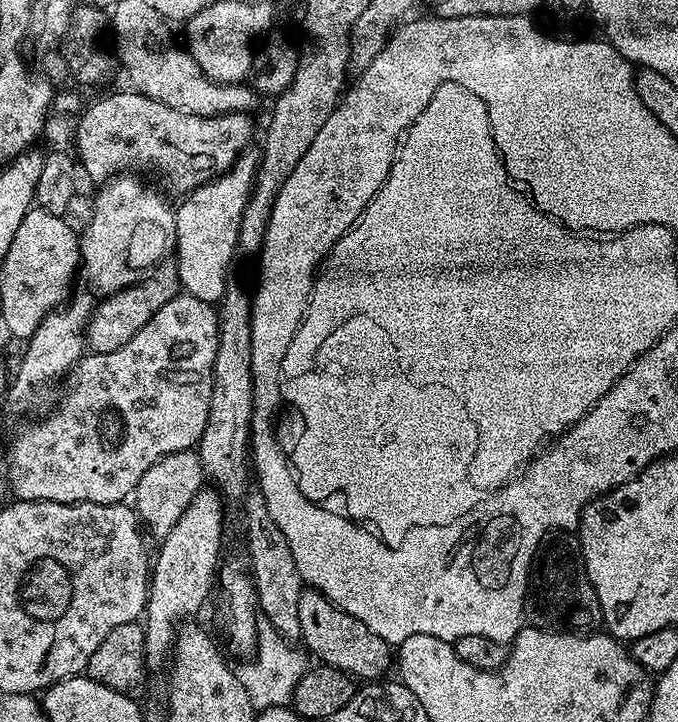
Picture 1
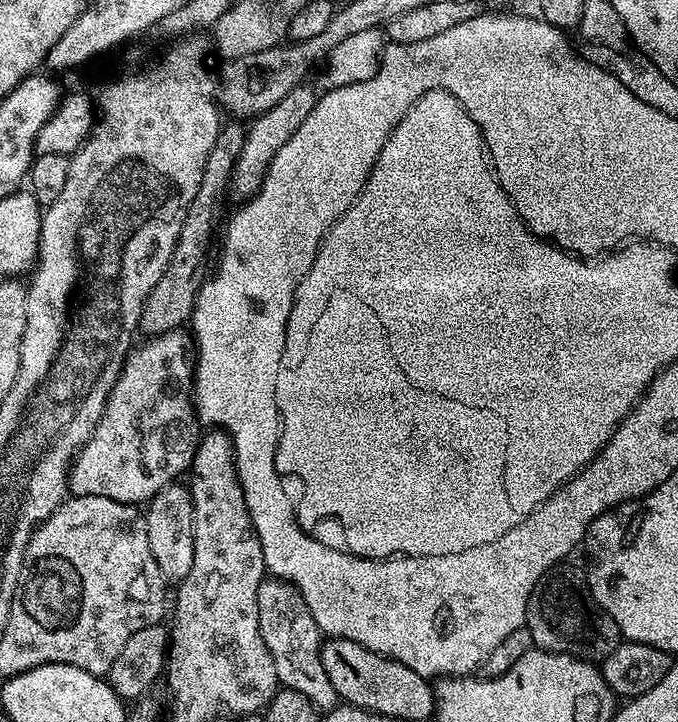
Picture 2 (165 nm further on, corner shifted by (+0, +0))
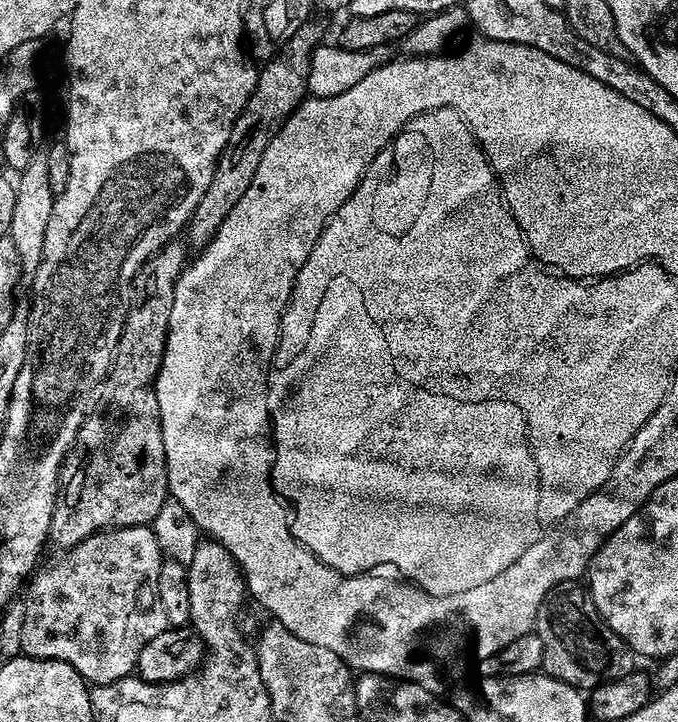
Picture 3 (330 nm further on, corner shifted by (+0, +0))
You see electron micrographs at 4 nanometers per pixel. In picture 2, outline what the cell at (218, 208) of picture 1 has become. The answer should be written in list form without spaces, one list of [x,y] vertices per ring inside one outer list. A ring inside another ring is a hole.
[[[371,28],[351,35],[343,42],[338,42],[338,45],[334,46],[334,50],[328,52],[328,58],[323,65],[325,68],[320,76],[318,74],[315,79],[299,84],[290,90],[286,97],[278,102],[278,105],[272,106],[270,110],[264,111],[262,115],[255,117],[249,123],[244,135],[242,150],[235,160],[235,168],[232,171],[230,186],[235,193],[237,191],[242,198],[250,198],[255,195],[261,182],[264,181],[266,170],[269,169],[274,155],[278,154],[278,150],[290,140],[291,135],[298,130],[303,119],[310,114],[325,92],[374,78],[374,74],[380,69],[382,55],[380,36],[382,40],[381,29]]]

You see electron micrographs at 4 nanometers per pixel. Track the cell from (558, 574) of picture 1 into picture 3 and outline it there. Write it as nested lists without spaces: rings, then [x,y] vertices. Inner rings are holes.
[[[580,582],[559,584],[544,595],[538,606],[535,632],[542,638],[542,662],[540,667],[546,676],[553,676],[555,680],[566,682],[570,686],[581,690],[591,690],[608,680],[617,680],[632,672],[638,663],[638,657],[632,648],[598,614],[592,597],[588,595],[587,587]]]

